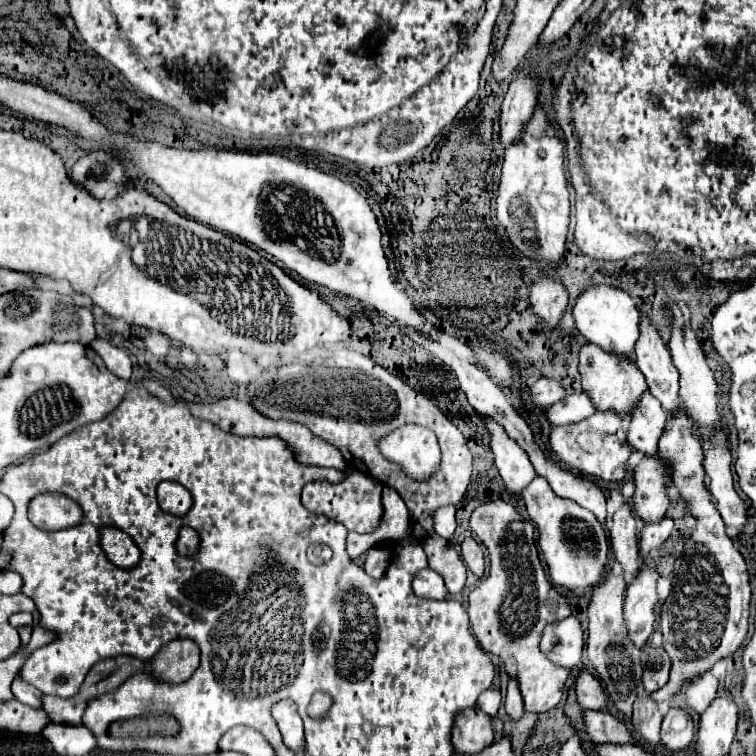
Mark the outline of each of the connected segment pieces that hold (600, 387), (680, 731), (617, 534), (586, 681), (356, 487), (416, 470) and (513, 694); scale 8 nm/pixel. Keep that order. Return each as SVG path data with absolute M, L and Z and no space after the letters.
M584 344L580 348L580 374L584 390L588 390L600 410L614 408L616 412L630 412L646 390L644 374L634 362L624 362L624 358L616 358L616 354L604 354L604 350L592 344Z
M674 710L664 716L662 744L668 750L684 750L694 742L694 720L690 714L680 716L680 726L674 726Z
M624 502L612 516L612 550L618 564L624 570L626 580L632 580L634 574L642 568L638 558L638 542L636 542L636 528L638 520L632 514L632 502Z
M582 672L576 680L576 698L586 710L608 710L608 696L602 690L598 678L590 672Z
M350 472L350 476L340 484L328 484L328 482L310 482L302 490L302 504L314 512L322 514L326 518L334 518L336 522L344 524L348 530L366 534L372 532L380 520L382 520L382 504L380 504L380 482L376 482L372 476L364 472Z
M404 426L392 436L380 440L382 454L400 464L414 480L424 480L440 464L440 446L436 436L422 426Z
M512 676L510 682L508 682L508 692L506 692L506 698L504 698L504 710L506 710L506 714L508 714L512 720L520 718L522 712L524 712L524 702L522 702L522 698L520 698L520 690L518 690L516 676Z

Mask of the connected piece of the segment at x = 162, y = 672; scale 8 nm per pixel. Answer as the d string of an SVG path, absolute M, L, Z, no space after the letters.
M184 638L168 642L150 662L150 670L158 680L180 684L194 674L198 664L200 664L200 648L196 646L196 642Z

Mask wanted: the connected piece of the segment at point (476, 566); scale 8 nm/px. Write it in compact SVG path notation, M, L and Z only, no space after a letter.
M472 536L464 538L464 542L460 544L460 554L462 554L462 560L466 562L466 566L472 570L472 574L476 574L476 576L484 574L484 568L486 568L484 566L484 552Z

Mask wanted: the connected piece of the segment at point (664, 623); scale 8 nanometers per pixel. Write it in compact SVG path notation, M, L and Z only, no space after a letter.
M684 404L676 414L670 414L668 426L660 436L660 456L668 462L672 482L686 500L686 510L694 516L696 528L684 544L682 556L676 560L672 576L672 592L662 606L660 632L664 636L662 648L672 658L670 680L664 688L652 694L656 702L670 700L684 680L710 670L716 660L732 656L744 642L748 632L748 608L750 608L750 582L742 554L734 548L726 534L726 526L710 500L704 486L706 474L702 466L704 446L696 434L696 424L686 414Z

